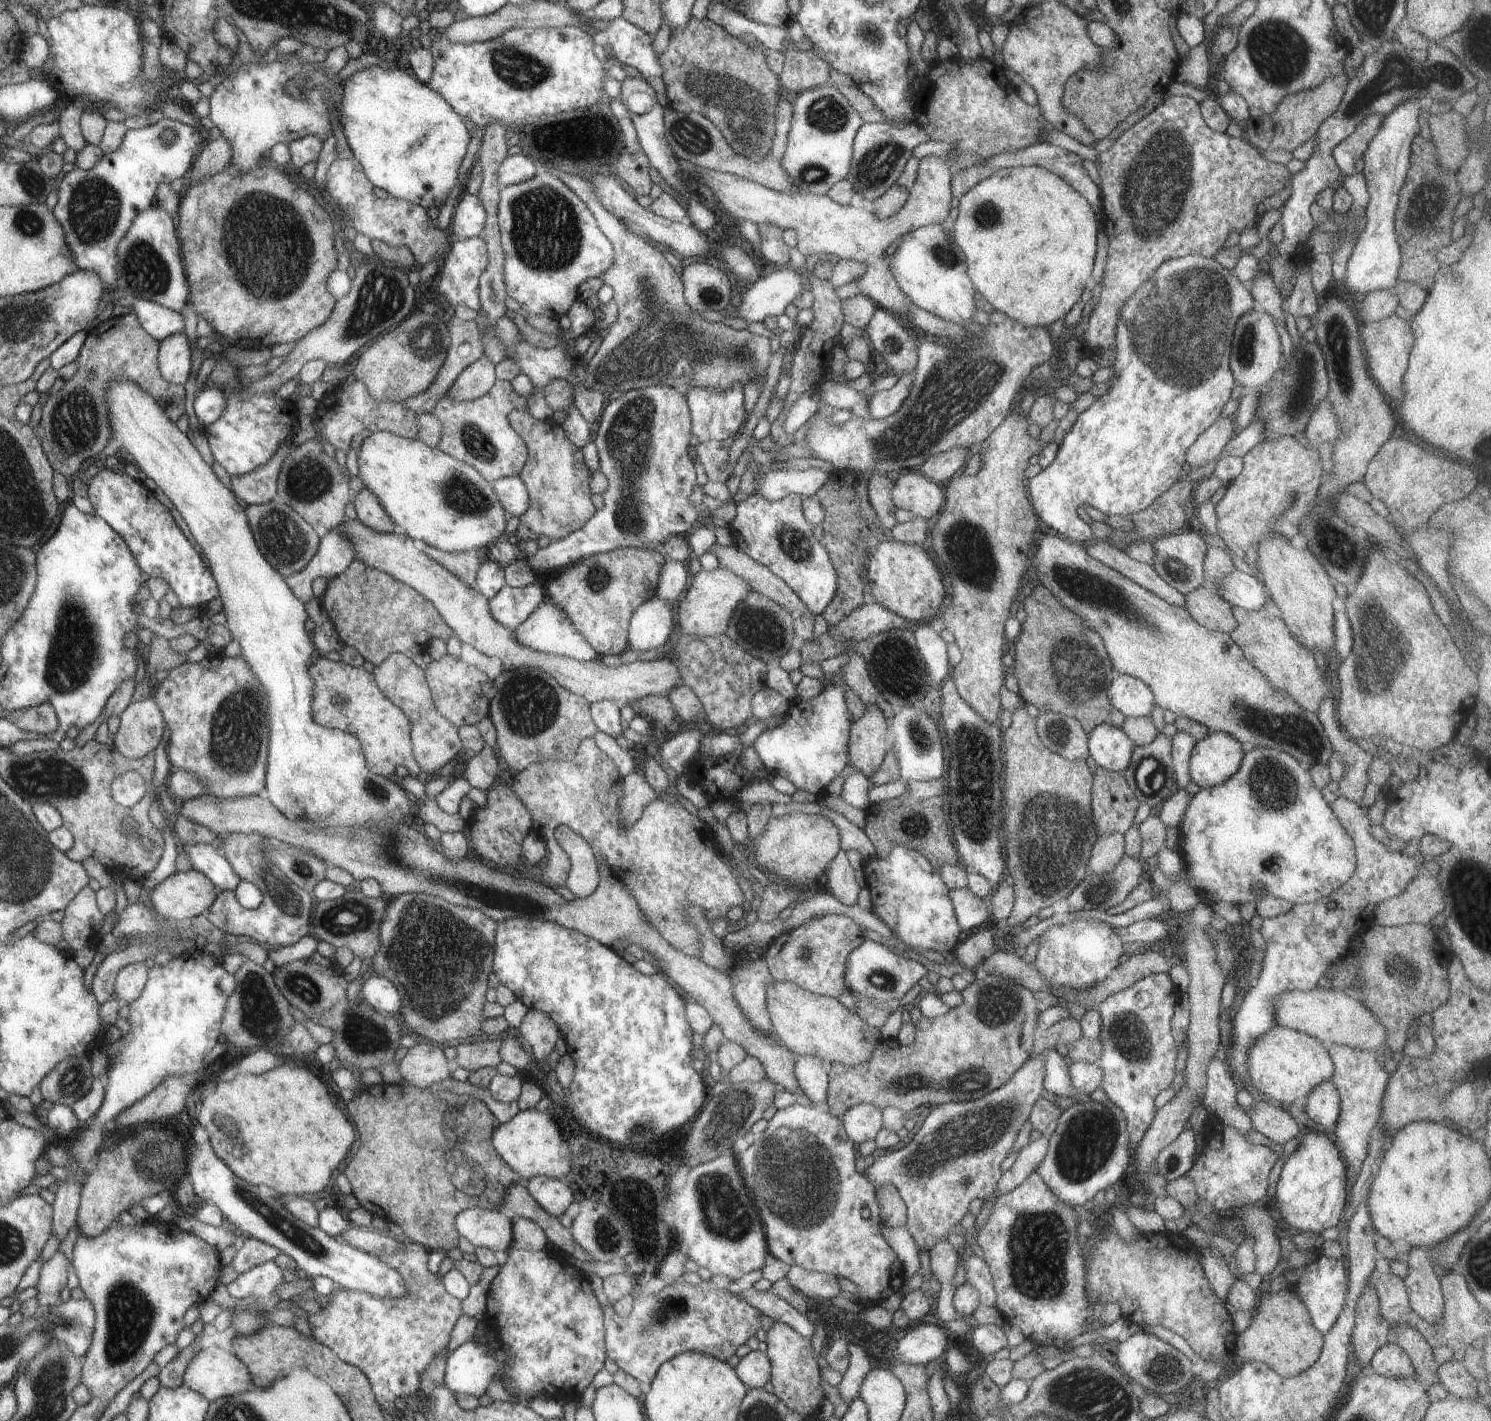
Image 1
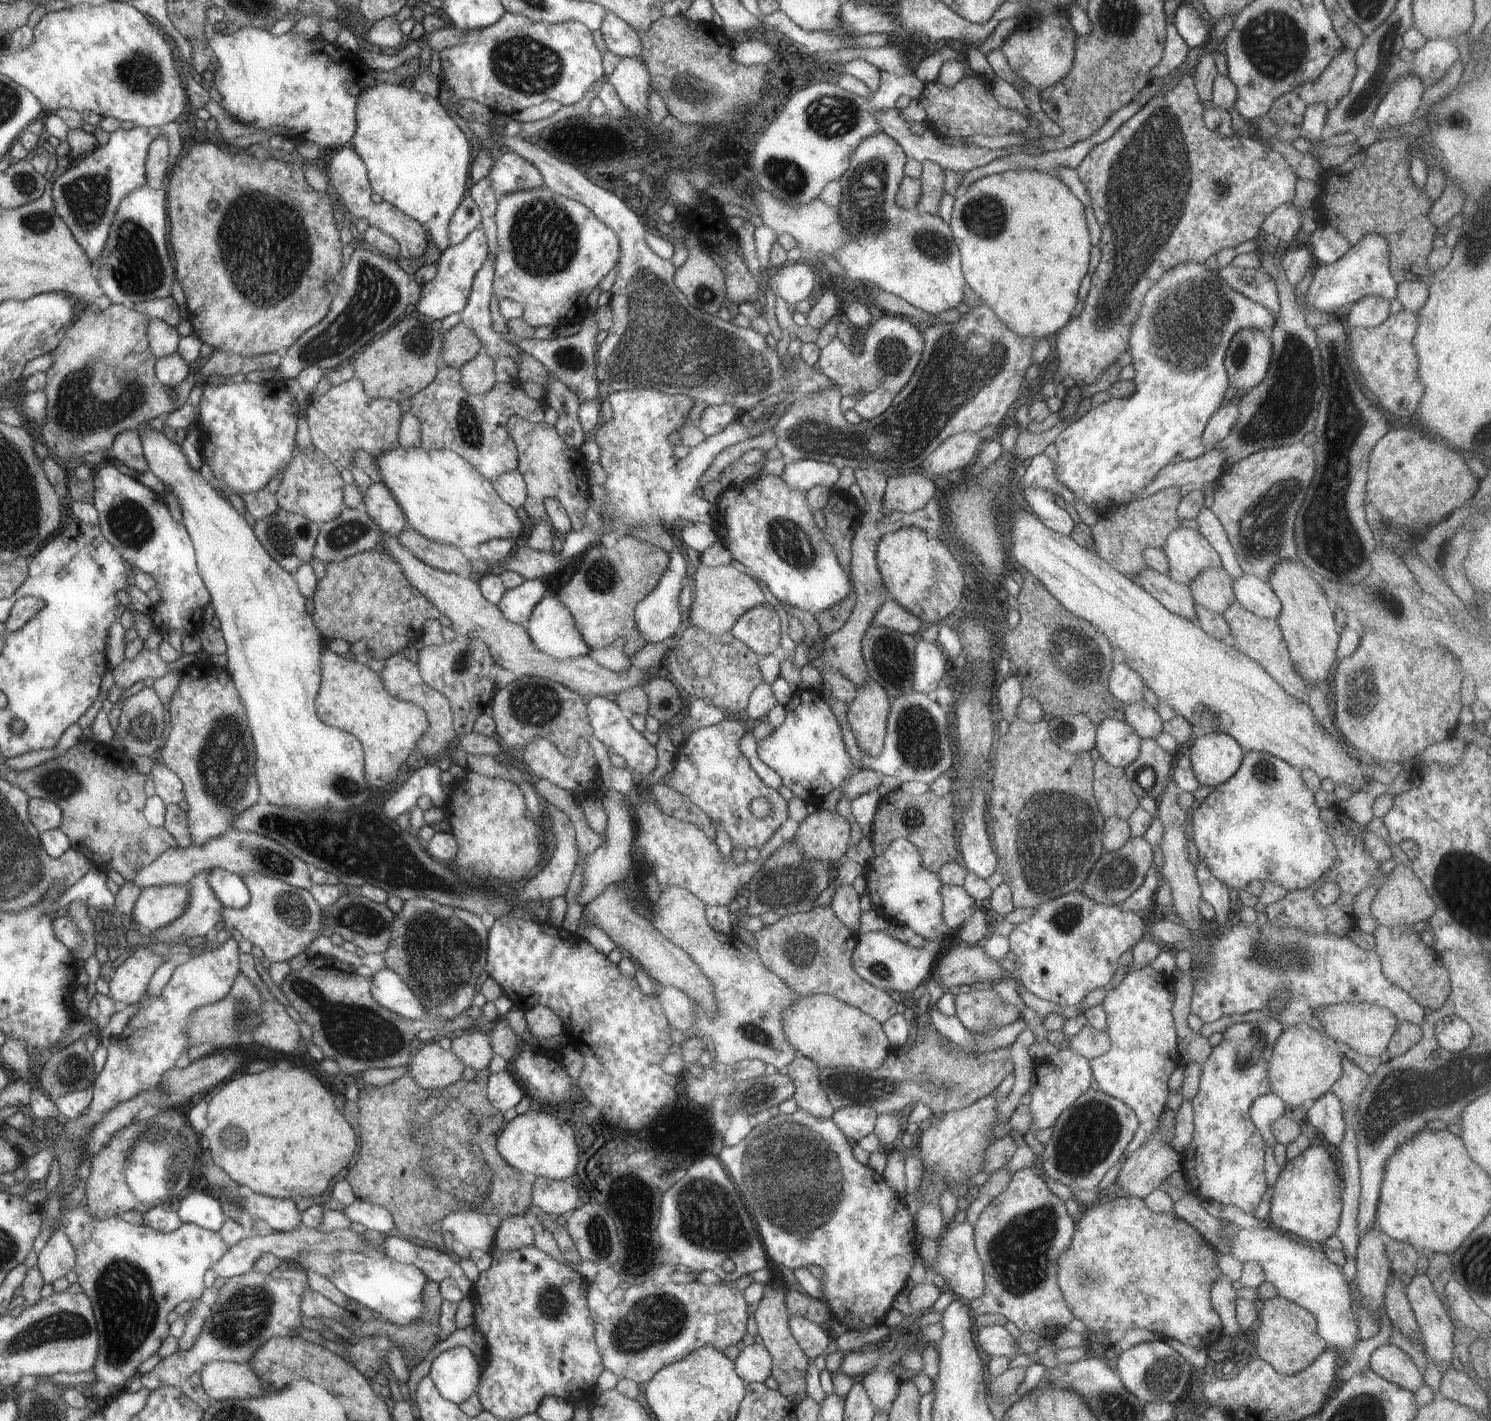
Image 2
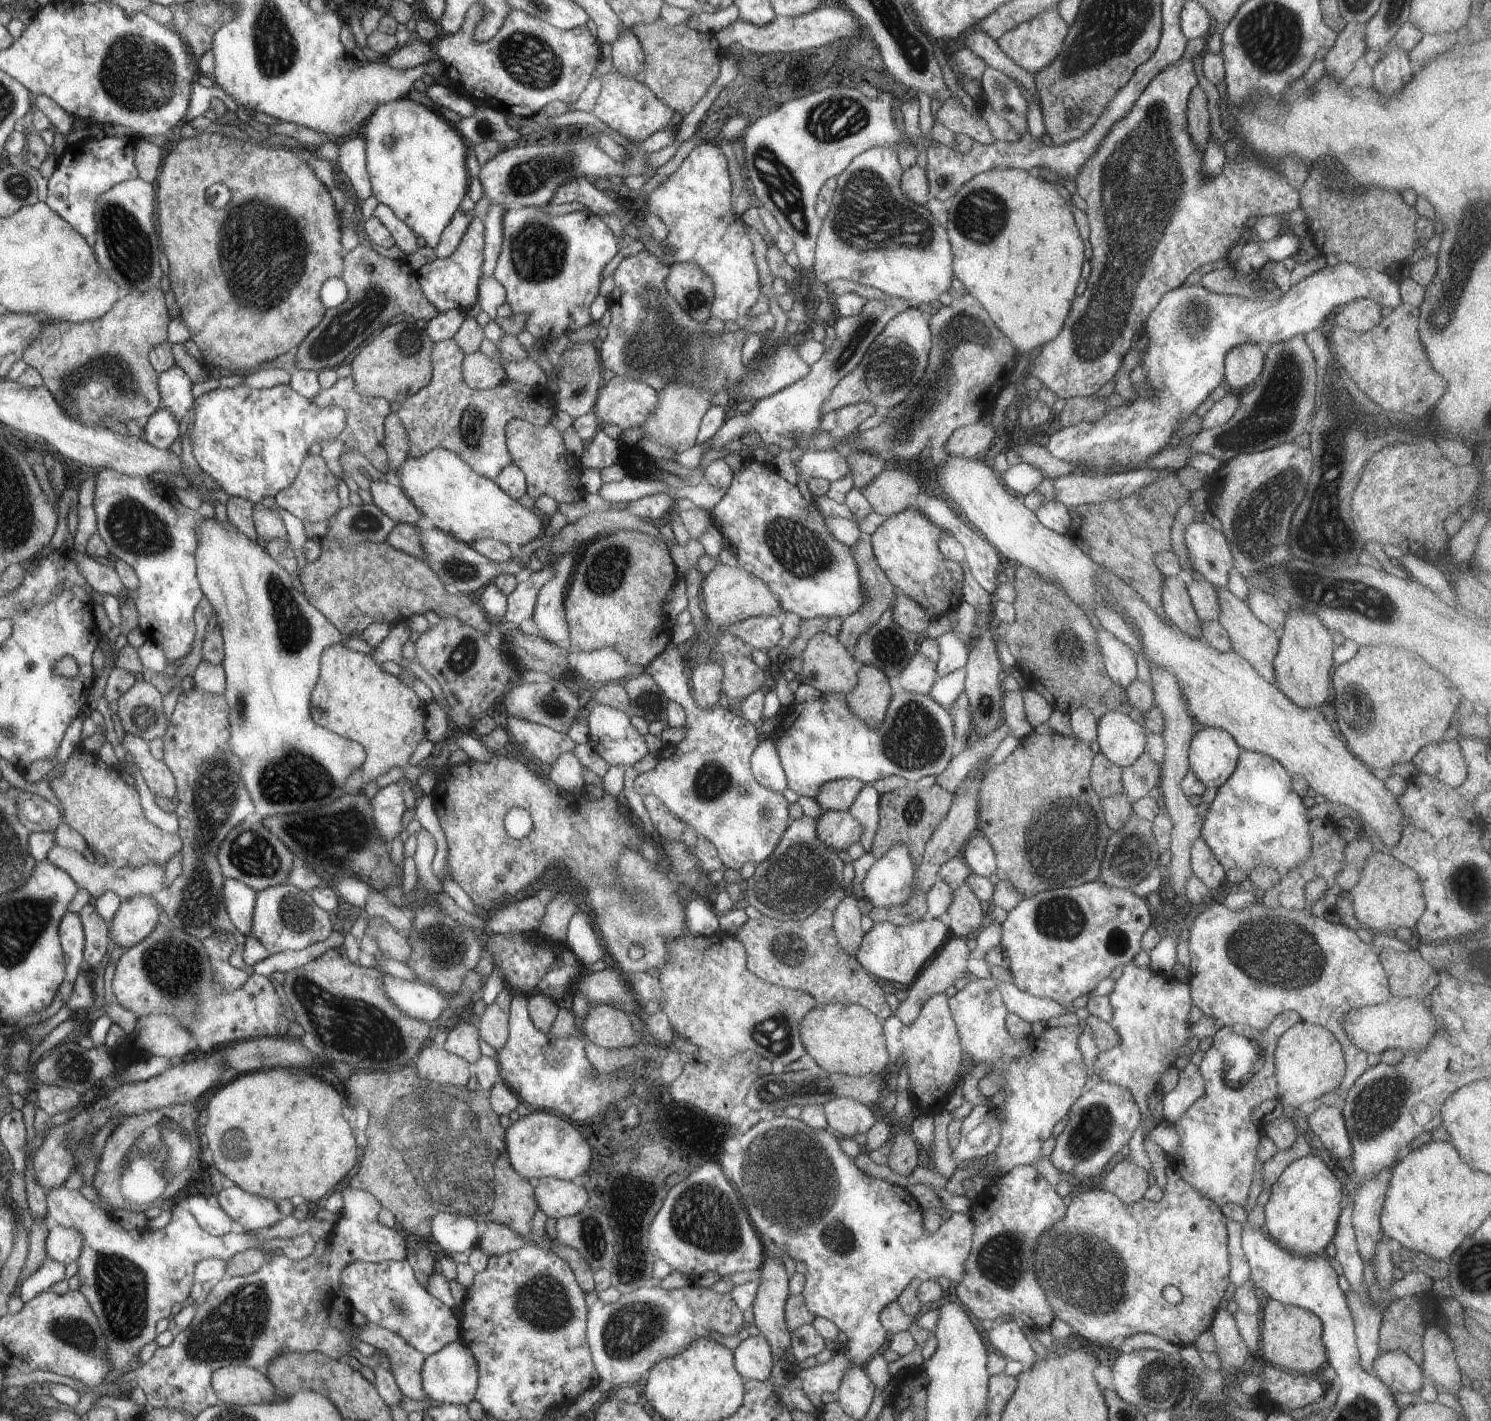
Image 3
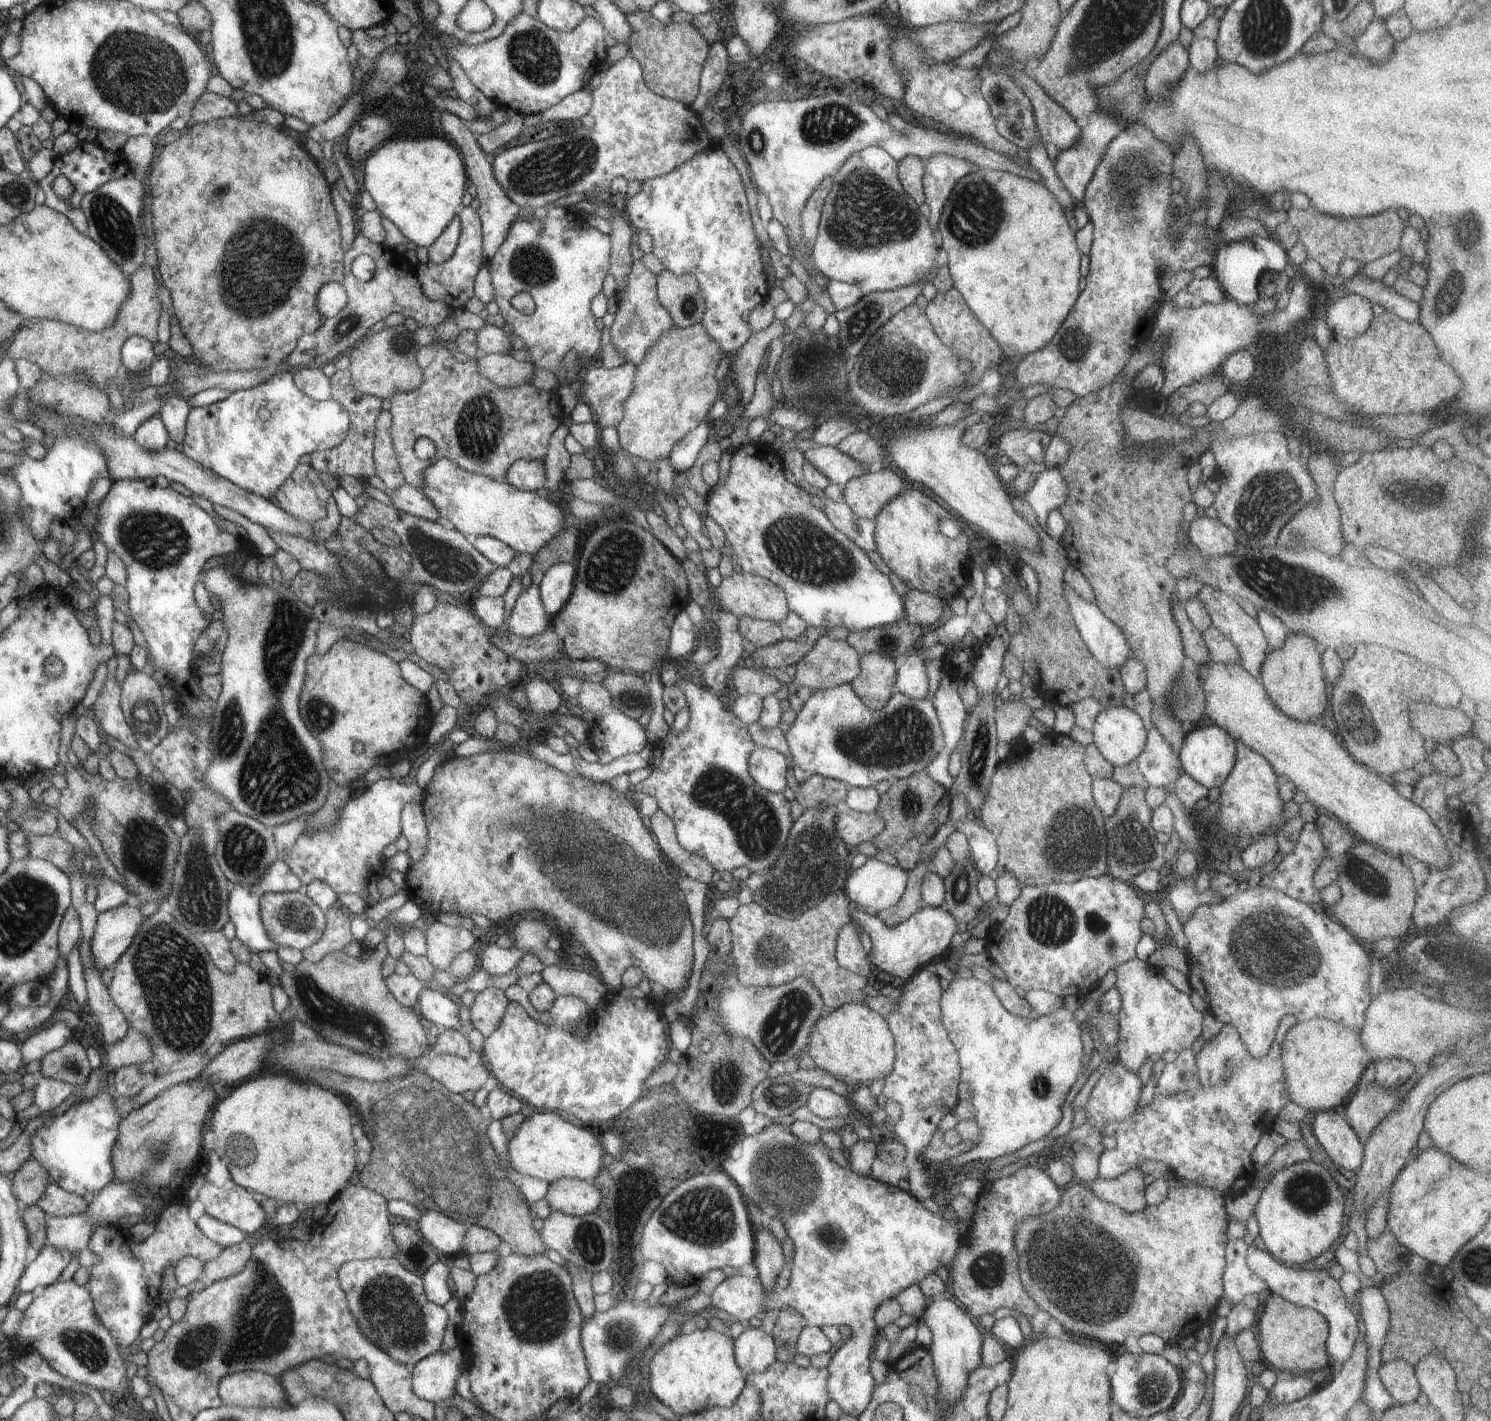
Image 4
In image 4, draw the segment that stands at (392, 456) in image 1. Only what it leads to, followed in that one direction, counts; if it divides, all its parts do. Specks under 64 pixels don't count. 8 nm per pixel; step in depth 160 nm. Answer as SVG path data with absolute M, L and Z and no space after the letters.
M446 457L427 468L423 492L404 484L394 492L389 492L389 495L392 505L406 514L427 521L442 516L450 520L464 536L492 537L520 553L535 555L548 540L559 535L560 520L564 526L560 508L548 498L517 489L506 480L471 473Z

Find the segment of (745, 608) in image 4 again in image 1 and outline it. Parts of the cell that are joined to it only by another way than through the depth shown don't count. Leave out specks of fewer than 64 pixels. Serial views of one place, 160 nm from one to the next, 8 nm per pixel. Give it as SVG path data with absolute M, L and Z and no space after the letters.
M720 566L713 571L701 570L694 575L686 596L679 603L676 618L682 634L701 637L724 635L733 610L745 599L748 591L752 591L751 586L745 580Z

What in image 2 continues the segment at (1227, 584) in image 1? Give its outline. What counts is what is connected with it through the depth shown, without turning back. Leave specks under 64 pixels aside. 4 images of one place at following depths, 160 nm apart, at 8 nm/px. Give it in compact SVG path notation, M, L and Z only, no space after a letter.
M1253 575L1240 576L1233 582L1235 600L1245 610L1263 619L1276 619L1282 610L1280 600L1266 581Z

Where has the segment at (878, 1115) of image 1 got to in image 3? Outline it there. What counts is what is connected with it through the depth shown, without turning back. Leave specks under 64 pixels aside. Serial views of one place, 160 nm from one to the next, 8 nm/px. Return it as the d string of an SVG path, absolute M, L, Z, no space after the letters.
M840 1097L823 1104L828 1130L840 1138L853 1138L860 1132L867 1133L876 1122L876 1114L865 1104L857 1100Z

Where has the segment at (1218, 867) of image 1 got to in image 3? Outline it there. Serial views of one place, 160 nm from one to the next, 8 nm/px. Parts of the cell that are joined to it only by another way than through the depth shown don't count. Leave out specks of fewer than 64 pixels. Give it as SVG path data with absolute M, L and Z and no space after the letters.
M1241 749L1238 764L1232 776L1217 788L1217 794L1201 826L1202 840L1216 860L1225 868L1240 868L1252 877L1263 868L1273 868L1281 876L1294 870L1311 853L1313 843L1309 829L1308 807L1303 797L1293 790L1292 775L1271 756Z

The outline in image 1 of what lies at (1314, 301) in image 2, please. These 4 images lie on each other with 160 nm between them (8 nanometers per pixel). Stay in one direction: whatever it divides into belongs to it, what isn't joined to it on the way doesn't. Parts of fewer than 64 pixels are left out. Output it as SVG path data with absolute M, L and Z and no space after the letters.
M1408 99L1385 116L1378 134L1366 149L1363 175L1366 179L1369 201L1365 208L1367 223L1360 232L1347 262L1345 286L1356 298L1373 290L1386 290L1399 280L1401 261L1400 243L1395 233L1395 214L1399 205L1400 191L1404 186L1411 165L1411 146L1421 128L1419 100Z

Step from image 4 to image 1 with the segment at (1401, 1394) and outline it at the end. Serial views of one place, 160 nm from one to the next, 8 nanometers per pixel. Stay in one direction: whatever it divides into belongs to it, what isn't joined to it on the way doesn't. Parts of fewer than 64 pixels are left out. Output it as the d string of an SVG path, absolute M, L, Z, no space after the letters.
M1392 1341L1374 1353L1370 1368L1372 1372L1382 1377L1394 1377L1395 1379L1416 1377L1410 1357Z

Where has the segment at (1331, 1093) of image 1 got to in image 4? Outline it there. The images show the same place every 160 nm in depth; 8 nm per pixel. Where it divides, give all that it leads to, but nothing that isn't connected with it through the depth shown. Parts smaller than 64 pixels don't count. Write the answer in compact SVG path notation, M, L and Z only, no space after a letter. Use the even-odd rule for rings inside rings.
M1341 1111L1316 1112L1312 1132L1338 1168L1358 1172L1363 1161L1363 1144ZM1308 1159L1279 1170L1261 1192L1254 1210L1265 1250L1287 1265L1311 1265L1322 1252L1330 1250L1334 1240L1340 1240L1344 1201L1343 1188L1324 1165Z

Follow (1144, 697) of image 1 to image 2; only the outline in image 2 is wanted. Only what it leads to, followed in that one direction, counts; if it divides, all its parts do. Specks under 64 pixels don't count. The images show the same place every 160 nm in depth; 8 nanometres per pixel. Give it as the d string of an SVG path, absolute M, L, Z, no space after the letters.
M1125 661L1112 668L1109 690L1119 702L1131 704L1144 699L1144 682L1140 674Z

